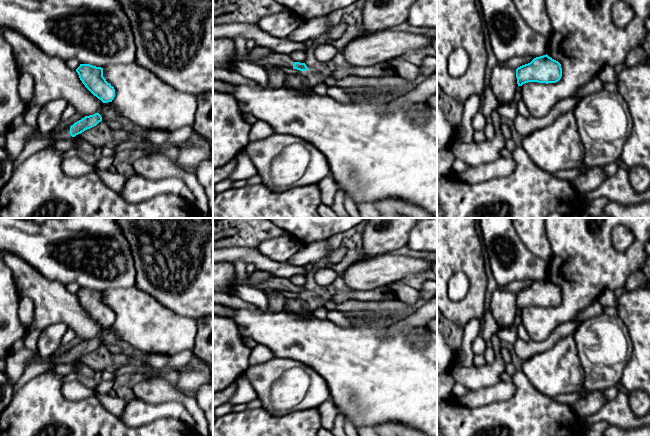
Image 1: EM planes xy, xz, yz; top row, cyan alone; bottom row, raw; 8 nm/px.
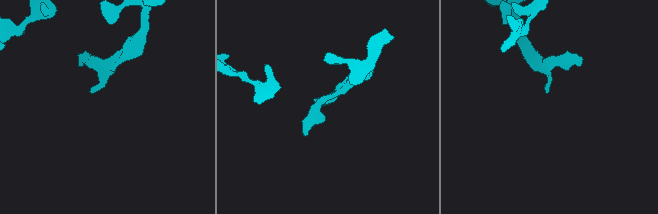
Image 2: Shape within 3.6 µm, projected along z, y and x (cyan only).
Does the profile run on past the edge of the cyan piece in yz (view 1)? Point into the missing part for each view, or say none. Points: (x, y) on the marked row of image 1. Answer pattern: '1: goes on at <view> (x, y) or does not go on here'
1: does not go on here

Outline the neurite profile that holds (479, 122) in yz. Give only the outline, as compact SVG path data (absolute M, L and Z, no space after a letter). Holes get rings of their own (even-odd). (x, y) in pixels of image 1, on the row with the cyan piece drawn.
M479 111L478 113L475 114L472 120L472 126L476 131L479 130L484 130L485 126L487 124L487 120L484 117L484 114Z

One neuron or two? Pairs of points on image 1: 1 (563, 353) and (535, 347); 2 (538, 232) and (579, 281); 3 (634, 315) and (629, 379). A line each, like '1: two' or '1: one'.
1: two
2: two
3: one

